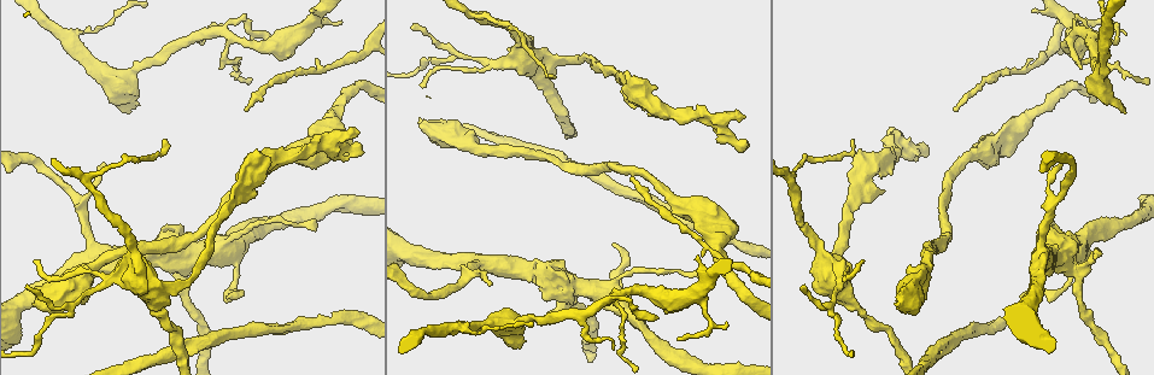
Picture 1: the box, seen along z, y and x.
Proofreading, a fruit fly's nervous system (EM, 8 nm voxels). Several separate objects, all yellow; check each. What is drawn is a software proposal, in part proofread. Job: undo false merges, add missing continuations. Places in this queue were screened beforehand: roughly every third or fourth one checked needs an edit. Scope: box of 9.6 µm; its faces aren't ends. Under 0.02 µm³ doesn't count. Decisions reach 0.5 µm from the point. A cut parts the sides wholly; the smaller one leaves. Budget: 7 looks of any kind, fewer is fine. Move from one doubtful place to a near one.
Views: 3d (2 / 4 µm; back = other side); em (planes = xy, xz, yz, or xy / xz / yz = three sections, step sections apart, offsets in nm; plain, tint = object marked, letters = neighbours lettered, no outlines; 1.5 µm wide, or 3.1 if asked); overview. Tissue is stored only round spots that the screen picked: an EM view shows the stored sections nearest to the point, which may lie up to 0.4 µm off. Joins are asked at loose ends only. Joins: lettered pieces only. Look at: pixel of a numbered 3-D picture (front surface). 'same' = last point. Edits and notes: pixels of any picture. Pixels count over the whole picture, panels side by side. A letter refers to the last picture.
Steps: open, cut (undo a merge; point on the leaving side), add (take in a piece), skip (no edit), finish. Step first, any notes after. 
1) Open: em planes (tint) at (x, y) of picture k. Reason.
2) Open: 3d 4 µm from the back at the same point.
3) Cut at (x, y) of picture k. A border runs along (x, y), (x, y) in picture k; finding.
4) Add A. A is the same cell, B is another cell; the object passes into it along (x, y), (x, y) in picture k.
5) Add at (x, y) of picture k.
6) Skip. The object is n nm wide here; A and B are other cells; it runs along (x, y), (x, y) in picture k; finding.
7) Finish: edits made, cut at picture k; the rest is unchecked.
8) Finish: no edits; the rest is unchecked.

Open: em planes (plain) at (866, 195) of picture 1. Branch point.

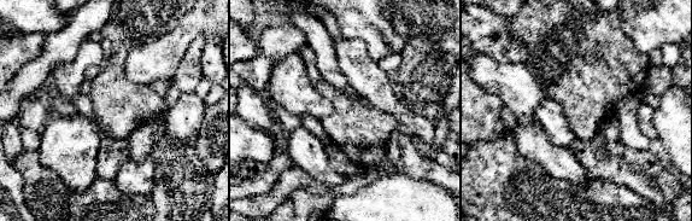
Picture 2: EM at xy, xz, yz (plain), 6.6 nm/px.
Open: em planes (letters) at the same point.

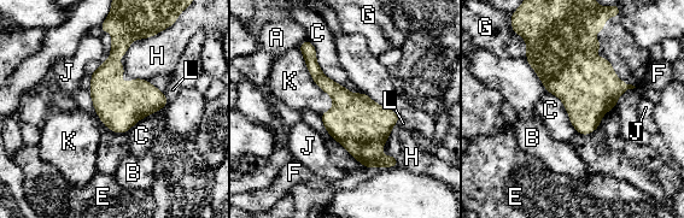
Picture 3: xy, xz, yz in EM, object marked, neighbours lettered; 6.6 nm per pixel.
Skip. The object is 300 nm wide here; A, B, C, E, F, G, H, J, K and L are other cells; a border runs along (307, 39), (320, 70), (360, 94) in picture 3; continuous, no second cell.

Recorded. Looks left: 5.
Open: em planes (tint) at (331, 319) of picture 1. Narrows sharply.

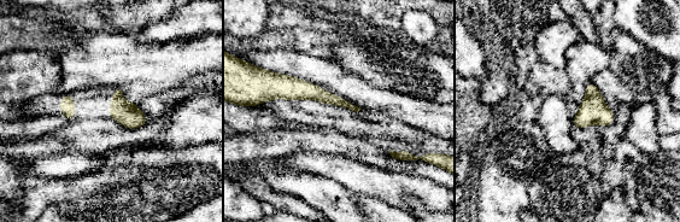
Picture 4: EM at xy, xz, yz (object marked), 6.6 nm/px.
Open: em planes (letters) at the same point. What lies round it.

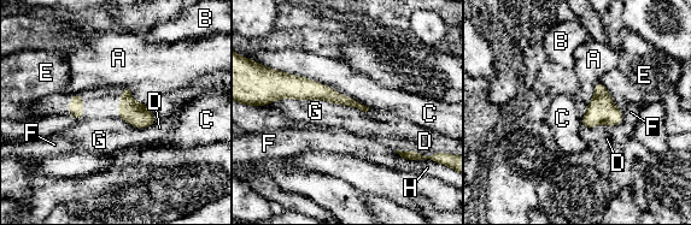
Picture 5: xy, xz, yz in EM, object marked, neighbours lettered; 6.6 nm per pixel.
Skip. A, B, C, D, E, F, G and H are other cells; a border runs along (299, 100), (323, 99), (368, 111) in picture 5; continuous, no second cell.

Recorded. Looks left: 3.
Open: em planes (letters) at (458, 324) of picture 1. Thick turns thin.

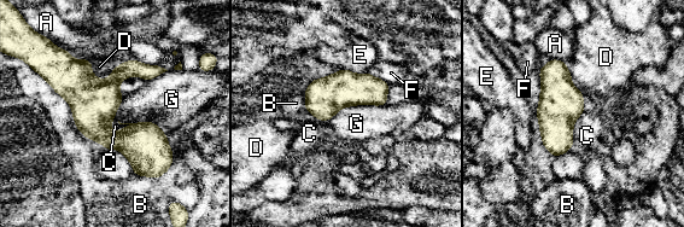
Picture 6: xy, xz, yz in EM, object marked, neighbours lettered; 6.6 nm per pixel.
Skip. A, B, C, D, E, F and G are other cells; a border runs along (339, 68), (357, 74), (367, 73) in picture 6; all the same cell.

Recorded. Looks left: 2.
Finish: no edits; the rest is unchecked.

